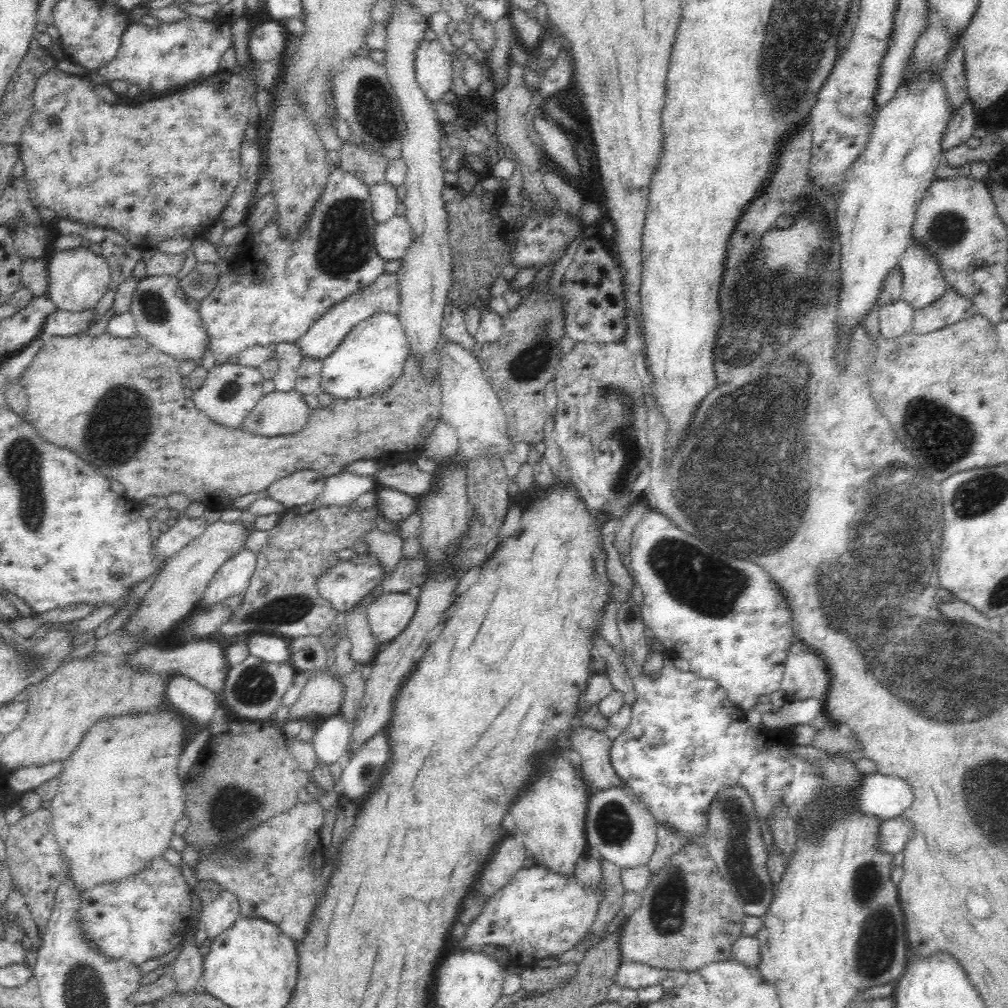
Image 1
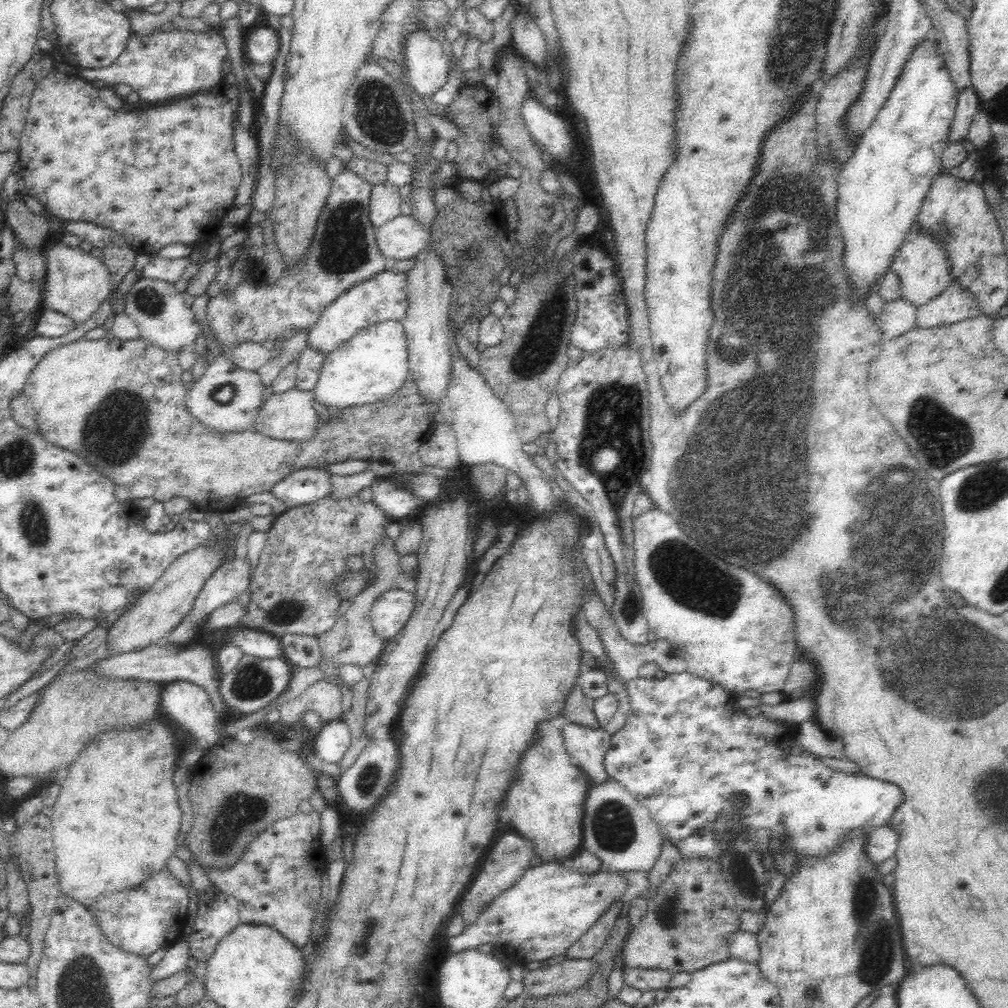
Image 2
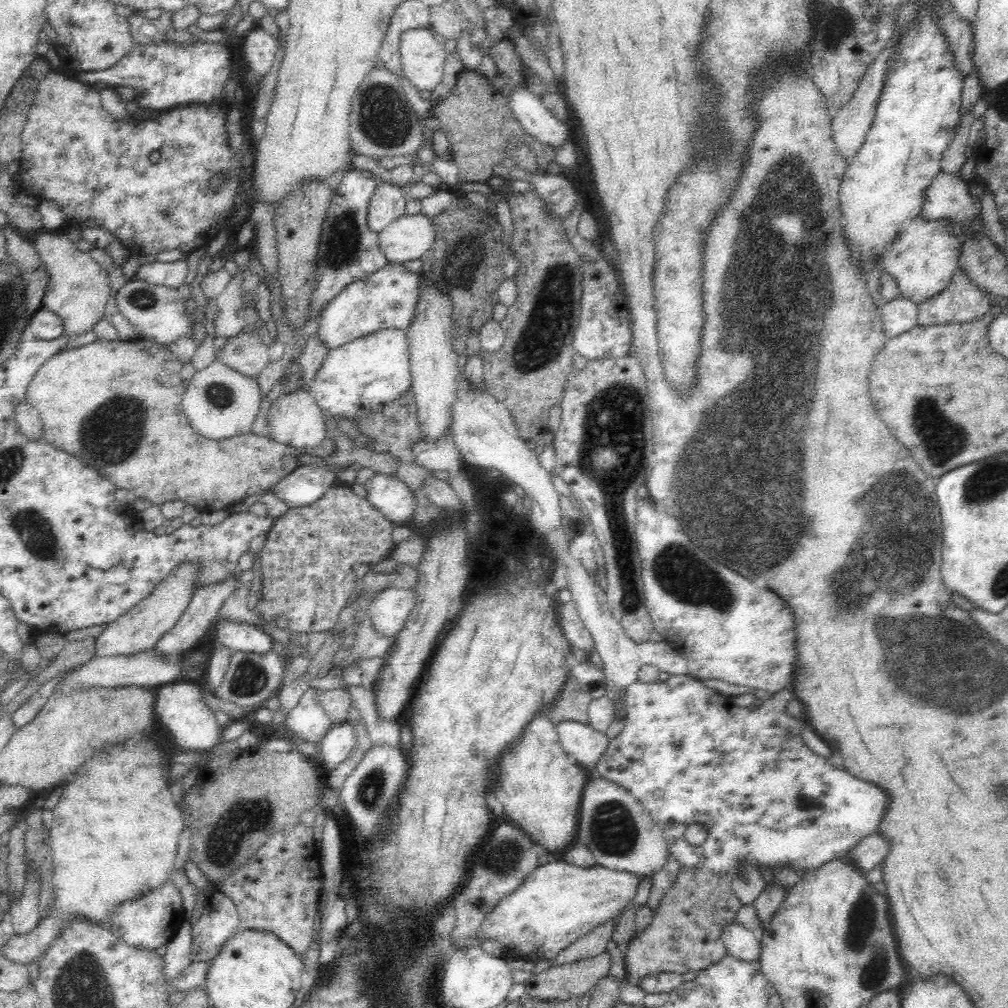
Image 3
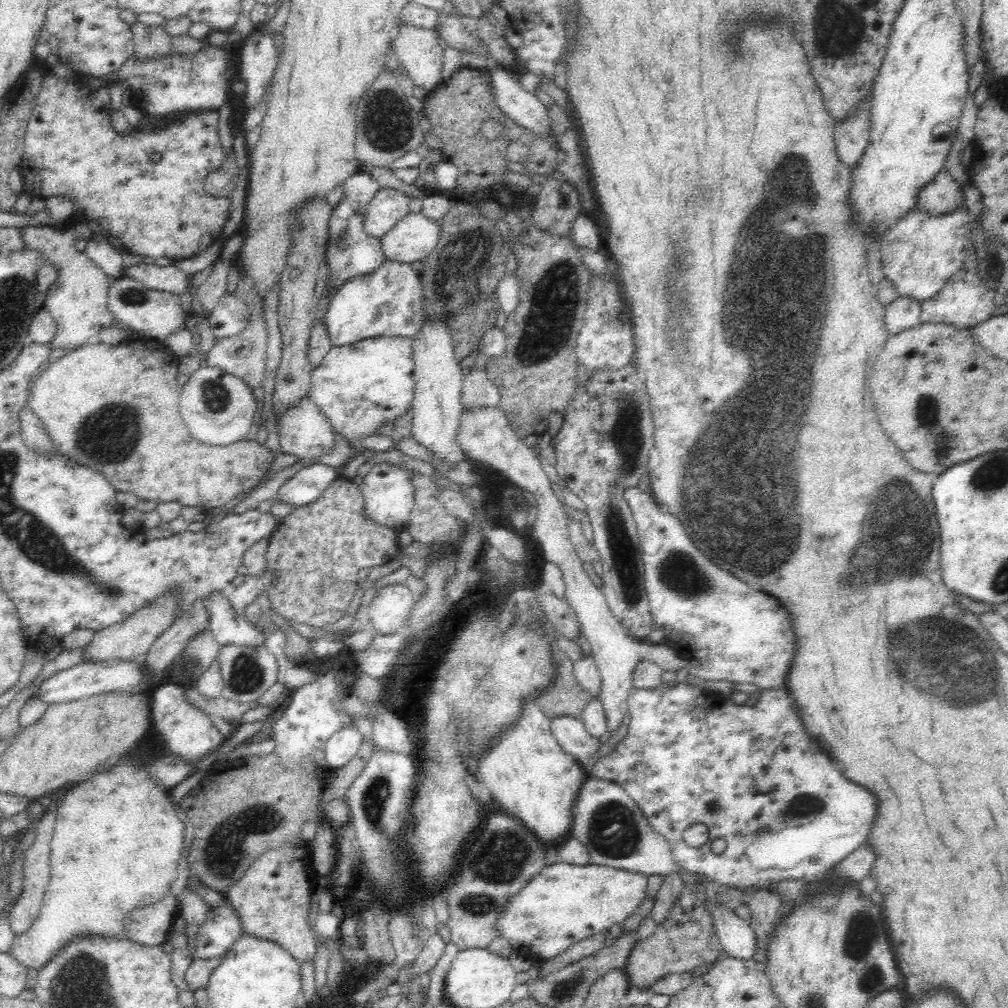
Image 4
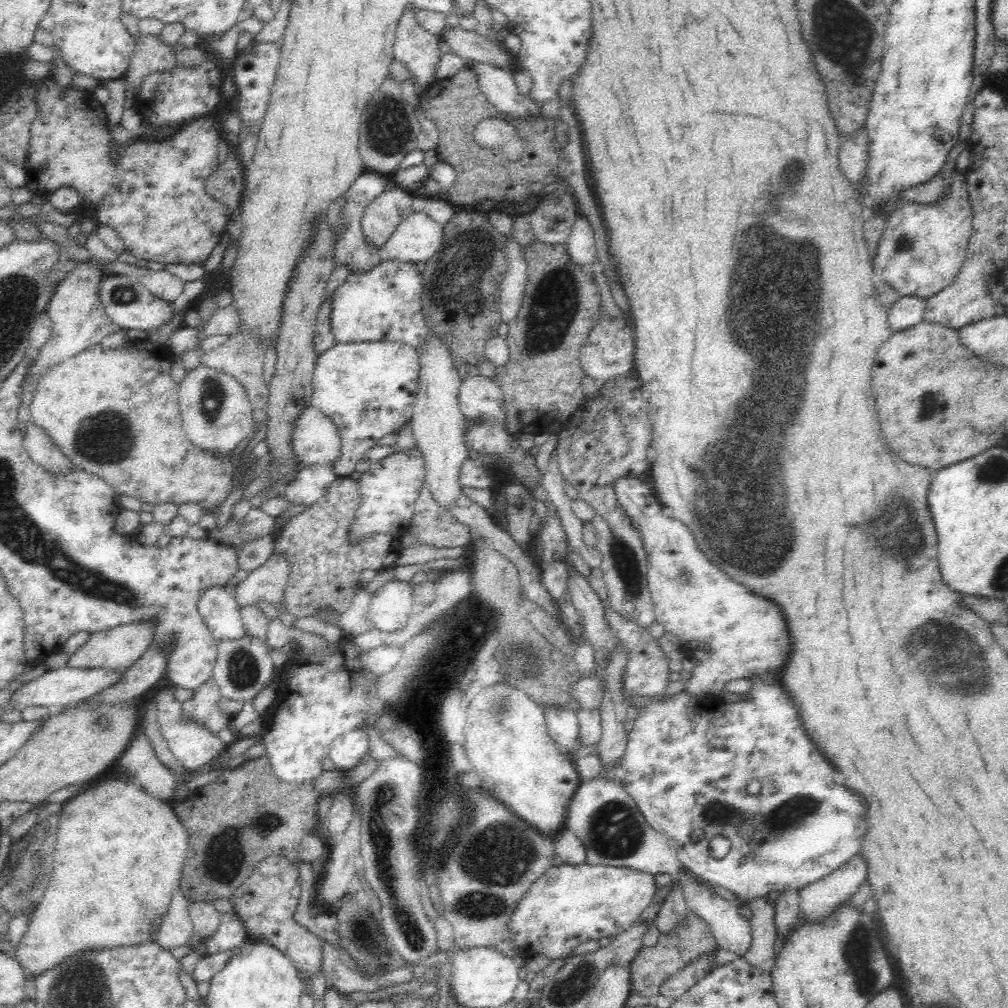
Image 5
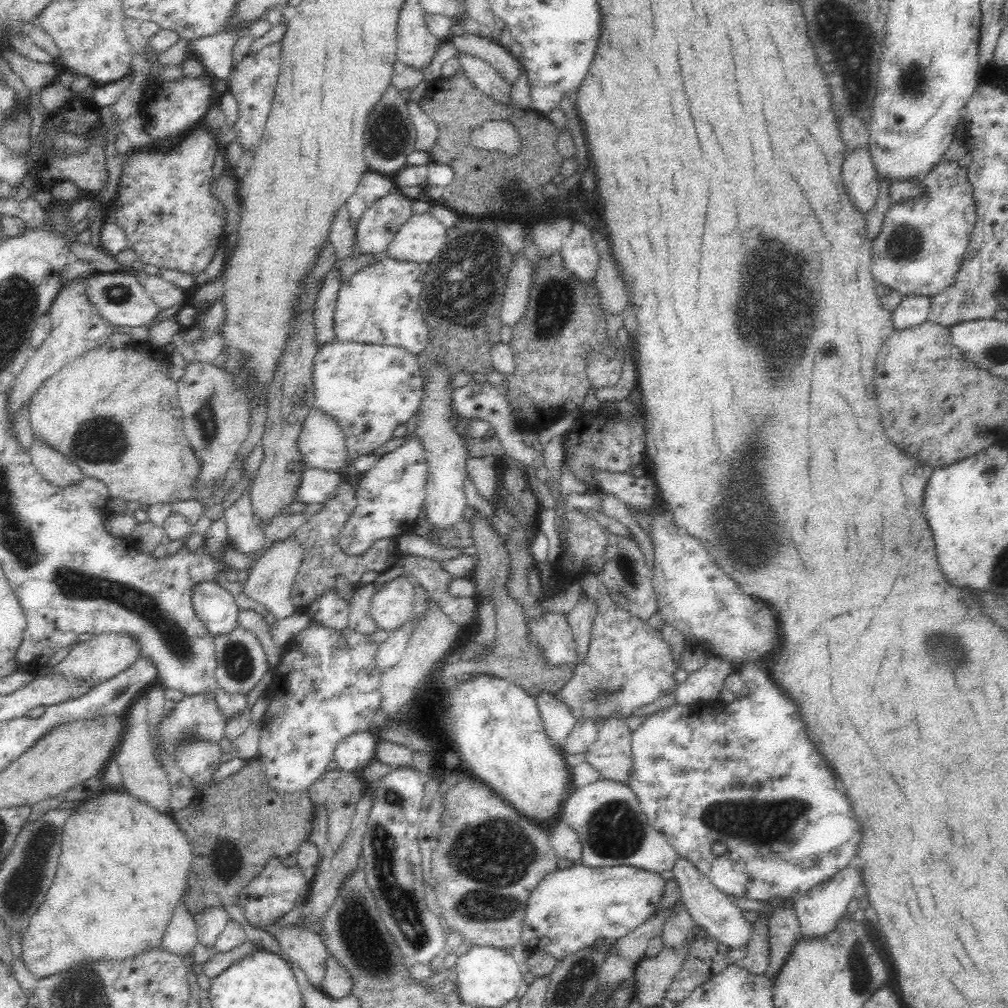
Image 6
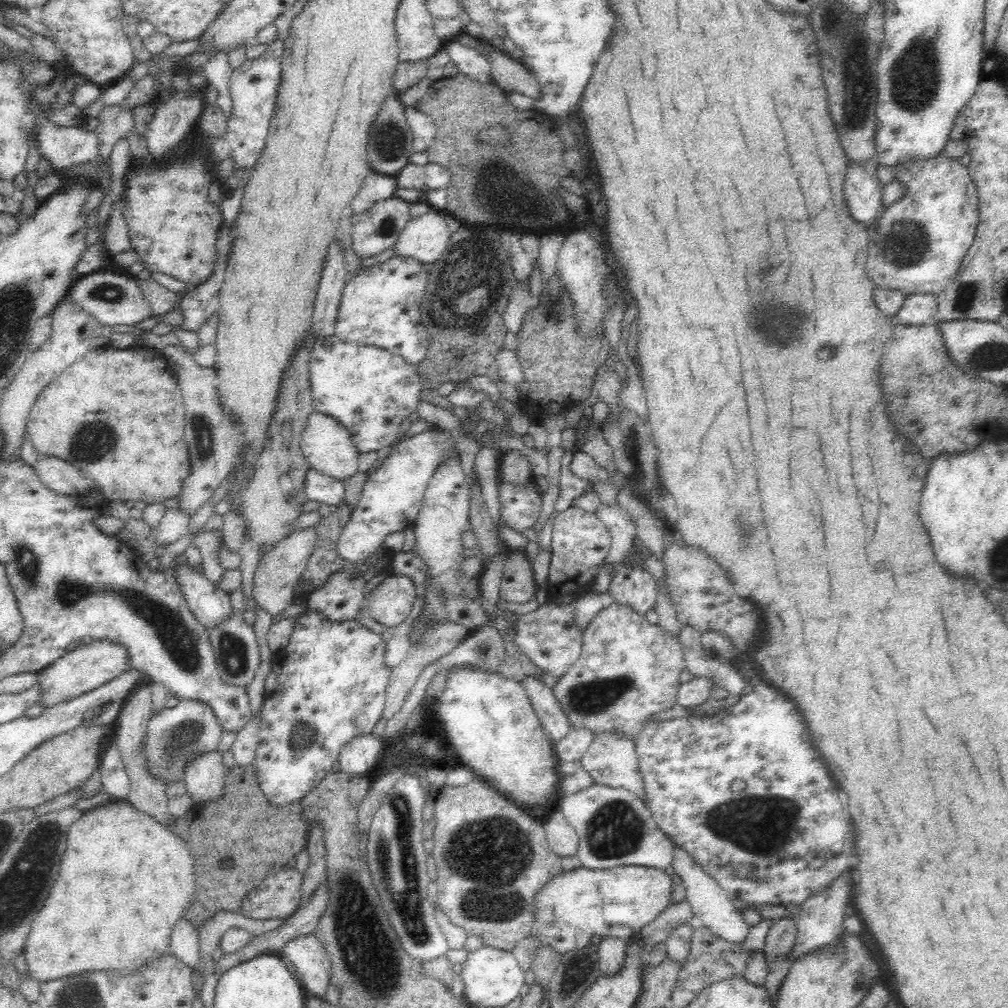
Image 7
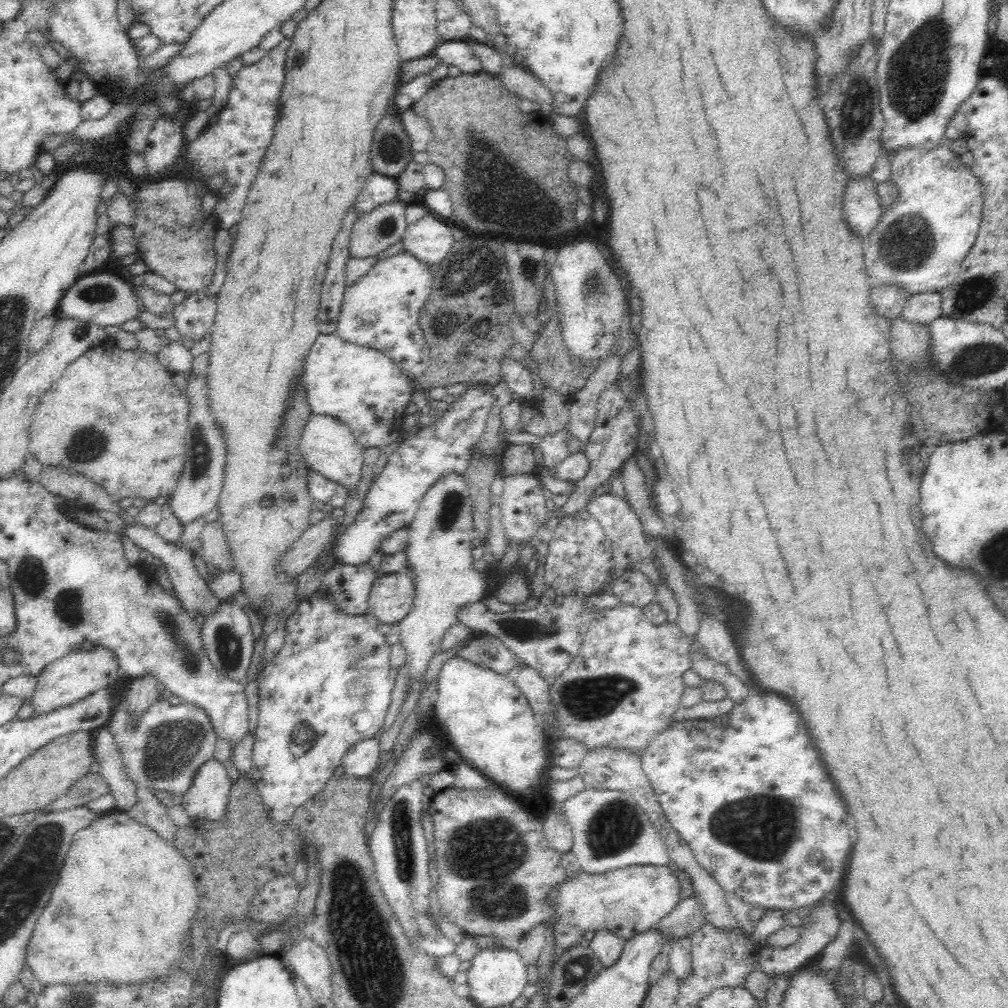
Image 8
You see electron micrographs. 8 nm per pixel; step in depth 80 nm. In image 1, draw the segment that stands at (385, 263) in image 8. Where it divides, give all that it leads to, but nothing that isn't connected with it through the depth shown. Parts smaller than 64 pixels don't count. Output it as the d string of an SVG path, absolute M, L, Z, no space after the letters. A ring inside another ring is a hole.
M384 272L374 282L370 282L368 286L356 290L354 294L346 296L340 302L334 304L332 308L328 308L322 316L311 324L308 332L304 333L297 340L297 347L300 349L302 356L310 356L323 360L326 356L330 356L338 345L347 337L347 334L363 320L375 315L376 313L392 313L398 314L400 308L400 287L397 273Z

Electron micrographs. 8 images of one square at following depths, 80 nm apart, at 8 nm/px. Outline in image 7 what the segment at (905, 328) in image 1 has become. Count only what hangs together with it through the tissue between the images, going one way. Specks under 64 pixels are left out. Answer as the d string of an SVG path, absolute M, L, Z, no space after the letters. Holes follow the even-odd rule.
M912 293L907 295L894 319L898 323L920 326L920 324L932 322L932 318L937 310L937 295Z

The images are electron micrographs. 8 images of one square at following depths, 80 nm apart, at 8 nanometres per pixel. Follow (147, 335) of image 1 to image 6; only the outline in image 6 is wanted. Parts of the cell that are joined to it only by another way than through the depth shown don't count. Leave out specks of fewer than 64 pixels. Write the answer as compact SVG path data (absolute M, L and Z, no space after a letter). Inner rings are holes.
M93 272L86 282L86 299L96 307L105 321L114 326L148 326L158 312L158 305L150 299L144 287L130 273Z

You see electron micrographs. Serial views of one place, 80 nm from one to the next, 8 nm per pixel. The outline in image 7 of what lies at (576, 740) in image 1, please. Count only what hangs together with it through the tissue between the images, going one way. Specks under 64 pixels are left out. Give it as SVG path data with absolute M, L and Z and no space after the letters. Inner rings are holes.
M531 674L524 676L518 682L526 691L532 707L536 711L538 720L549 738L552 741L563 739L571 729L570 721L568 721L566 713L562 711L560 704L556 701L550 684L538 680Z

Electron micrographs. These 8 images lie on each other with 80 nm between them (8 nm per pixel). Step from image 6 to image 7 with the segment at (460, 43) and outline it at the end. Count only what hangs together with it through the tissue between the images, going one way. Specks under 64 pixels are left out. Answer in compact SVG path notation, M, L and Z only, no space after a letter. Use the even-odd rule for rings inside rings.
M492 49L491 53L491 73L500 89L535 100L544 96L538 79L530 74L520 60L513 59L508 53L500 53L499 50Z

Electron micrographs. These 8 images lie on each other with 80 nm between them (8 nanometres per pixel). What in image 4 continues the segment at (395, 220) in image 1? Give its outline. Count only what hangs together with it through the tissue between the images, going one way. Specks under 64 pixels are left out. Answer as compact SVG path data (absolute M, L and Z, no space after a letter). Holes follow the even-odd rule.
M409 212L383 236L381 248L388 260L412 263L426 258L436 248L439 238L438 222L421 212Z

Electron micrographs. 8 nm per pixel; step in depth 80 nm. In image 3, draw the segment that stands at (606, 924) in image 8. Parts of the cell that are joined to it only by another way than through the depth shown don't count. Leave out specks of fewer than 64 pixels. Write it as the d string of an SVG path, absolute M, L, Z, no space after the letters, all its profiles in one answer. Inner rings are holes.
M559 858L540 865L523 883L500 900L490 918L482 926L479 938L495 939L506 945L510 959L525 959L536 964L540 960L550 960L564 951L570 944L590 934L594 928L622 916L635 899L638 886L644 876L610 870L600 865L582 868Z

